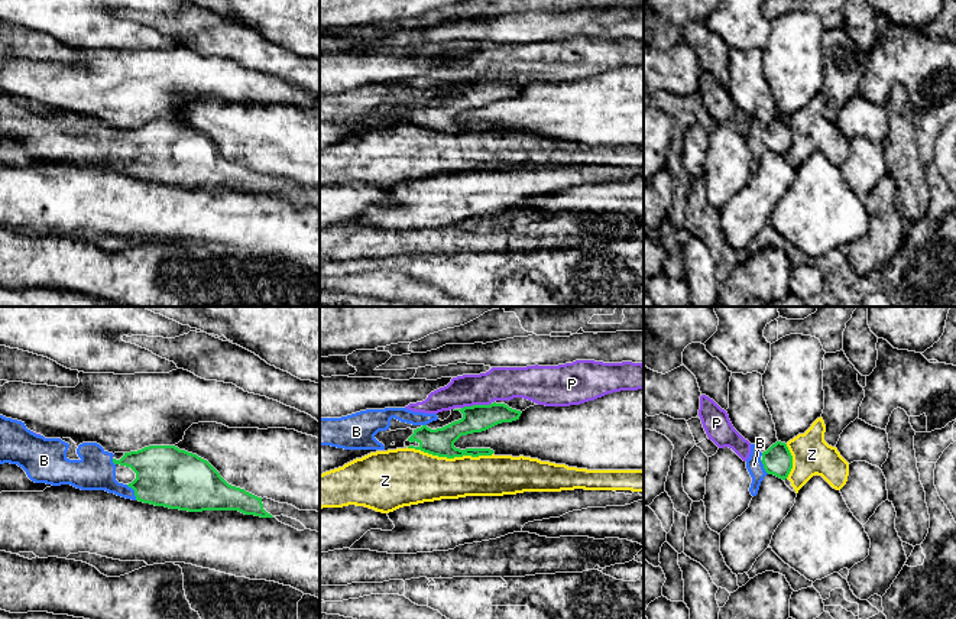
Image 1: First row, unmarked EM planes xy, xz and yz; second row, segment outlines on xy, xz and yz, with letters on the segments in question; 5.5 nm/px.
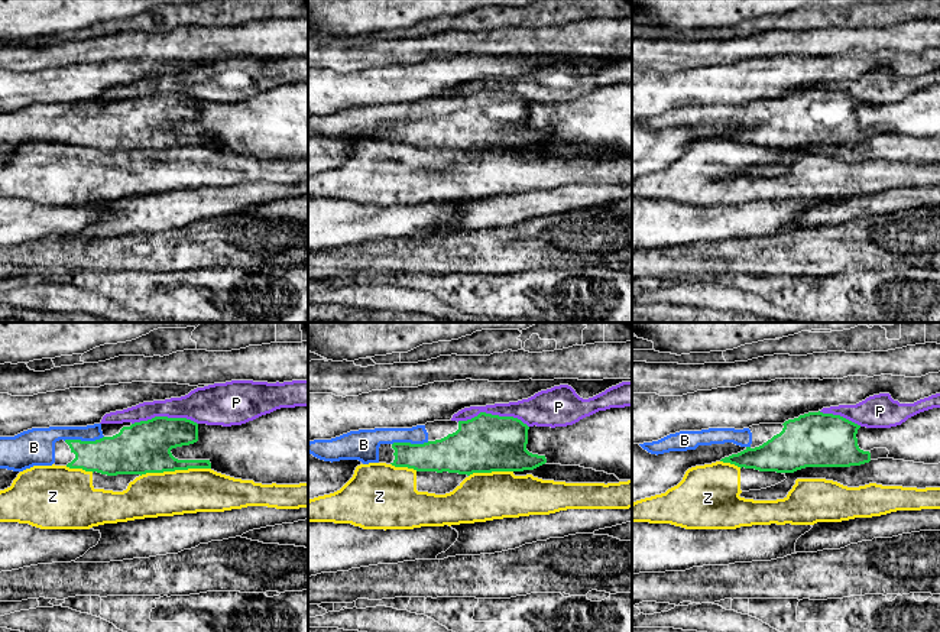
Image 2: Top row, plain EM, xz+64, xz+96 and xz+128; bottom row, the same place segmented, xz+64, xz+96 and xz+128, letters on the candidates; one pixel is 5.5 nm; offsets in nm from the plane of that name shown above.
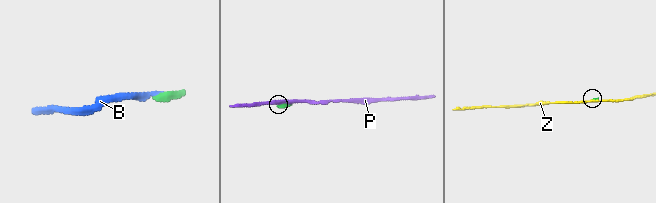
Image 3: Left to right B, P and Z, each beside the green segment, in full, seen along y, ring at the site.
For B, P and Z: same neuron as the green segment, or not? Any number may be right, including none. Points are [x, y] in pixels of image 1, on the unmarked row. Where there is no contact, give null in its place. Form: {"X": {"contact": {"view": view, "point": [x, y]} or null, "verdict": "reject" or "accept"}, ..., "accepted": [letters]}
{"B": {"contact": {"view": "xy", "point": [135, 168]}, "verdict": "accept"}, "P": {"contact": {"view": "xz", "point": [476, 81]}, "verdict": "reject"}, "Z": {"contact": {"view": "xz", "point": [450, 133]}, "verdict": "reject"}, "accepted": ["B"]}

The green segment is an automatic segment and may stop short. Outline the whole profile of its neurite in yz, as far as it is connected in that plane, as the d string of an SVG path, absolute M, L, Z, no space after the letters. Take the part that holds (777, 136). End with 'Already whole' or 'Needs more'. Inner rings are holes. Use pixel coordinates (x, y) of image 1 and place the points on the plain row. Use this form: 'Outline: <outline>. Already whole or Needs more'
Outline: M777 117L764 129L755 120L751 120L746 145L752 153L749 168L752 172L756 172L761 158L767 150L774 150L782 156L788 153L793 145L793 132L787 120L781 117Z. Needs more

